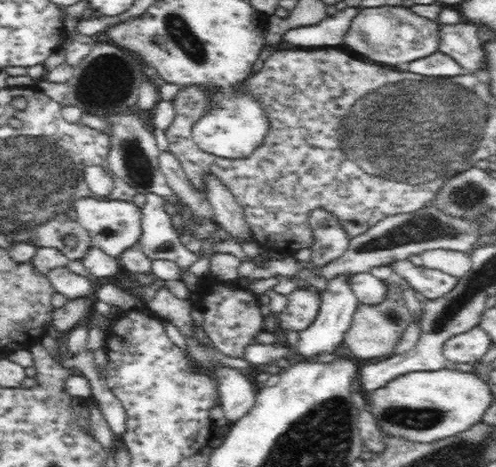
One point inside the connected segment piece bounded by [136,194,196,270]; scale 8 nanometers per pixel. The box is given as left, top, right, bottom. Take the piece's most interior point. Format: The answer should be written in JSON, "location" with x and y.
{"location":[158,241]}

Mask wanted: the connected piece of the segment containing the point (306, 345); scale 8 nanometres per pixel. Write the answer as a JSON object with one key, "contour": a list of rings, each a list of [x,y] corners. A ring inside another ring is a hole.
{"contour":[[[340,274],[338,278],[328,281],[328,290],[320,293],[321,303],[317,317],[313,323],[299,332],[297,343],[292,351],[297,355],[298,361],[314,360],[322,354],[334,354],[344,344],[346,331],[350,328],[354,311],[359,304],[354,292],[350,291],[349,274]]]}

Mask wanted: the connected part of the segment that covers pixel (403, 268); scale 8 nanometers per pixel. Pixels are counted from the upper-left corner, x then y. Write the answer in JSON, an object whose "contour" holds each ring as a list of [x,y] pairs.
{"contour":[[[408,259],[390,261],[387,265],[393,270],[394,276],[401,278],[410,289],[426,299],[440,298],[456,288],[457,278],[441,270],[418,266]]]}

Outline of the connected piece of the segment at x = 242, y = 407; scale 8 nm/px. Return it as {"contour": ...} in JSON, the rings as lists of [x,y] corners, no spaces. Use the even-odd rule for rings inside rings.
{"contour":[[[212,368],[209,375],[214,376],[218,389],[218,402],[225,419],[234,424],[242,418],[255,401],[256,390],[253,375],[240,373],[234,368]]]}

